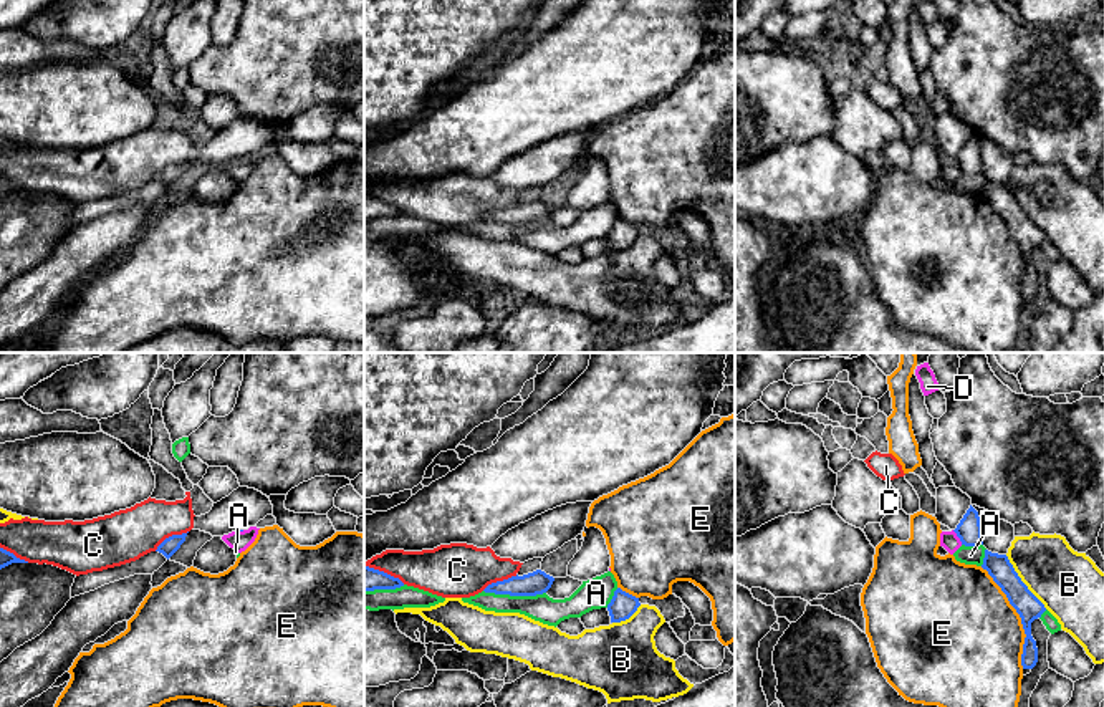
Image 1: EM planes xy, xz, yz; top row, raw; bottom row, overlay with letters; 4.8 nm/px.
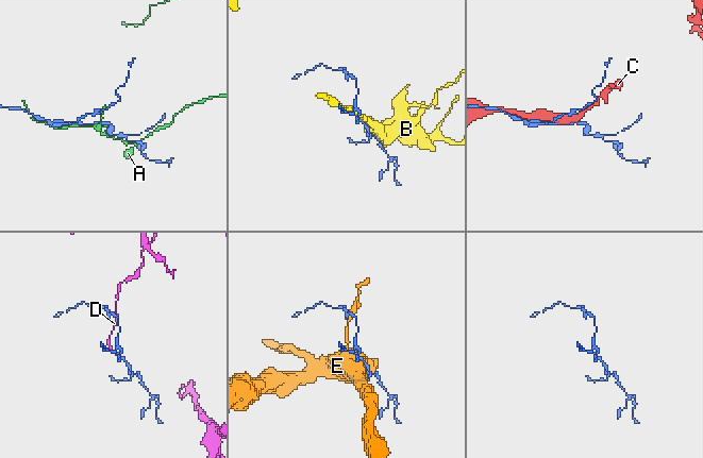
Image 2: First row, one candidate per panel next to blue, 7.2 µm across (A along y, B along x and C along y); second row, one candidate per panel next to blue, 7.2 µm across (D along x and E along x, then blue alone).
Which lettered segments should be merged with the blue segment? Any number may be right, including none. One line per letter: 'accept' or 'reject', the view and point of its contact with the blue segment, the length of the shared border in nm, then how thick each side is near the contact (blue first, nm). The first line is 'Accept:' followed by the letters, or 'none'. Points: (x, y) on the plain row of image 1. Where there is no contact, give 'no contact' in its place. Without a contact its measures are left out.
Accept: none
A: reject; meets blue in xz at (515, 224); contact 300 nm long; 110 nm thick on the blue side, 130 nm on the other
B: reject; meets blue in yz at (1022, 211); contact 340 nm long; 120 nm thick on the blue side, 320 nm on the other
C: reject; meets blue in xy at (172, 164); contact 190 nm long; 80 nm thick on the blue side, 260 nm on the other
D: reject; meets blue in yz at (957, 164); contact 90 nm long; 120 nm thick on the blue side, 90 nm on the other
E: reject; meets blue in yz at (1020, 245); contact 550 nm long; 120 nm thick on the blue side, 480 nm on the other

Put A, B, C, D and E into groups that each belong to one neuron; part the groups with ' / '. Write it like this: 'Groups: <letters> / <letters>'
Groups: A / B / C / D / E

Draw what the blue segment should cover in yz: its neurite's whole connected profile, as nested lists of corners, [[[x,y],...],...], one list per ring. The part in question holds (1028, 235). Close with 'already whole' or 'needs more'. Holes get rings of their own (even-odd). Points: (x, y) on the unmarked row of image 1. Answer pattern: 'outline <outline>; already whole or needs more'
outline [[[985,179],[983,199],[993,207],[993,210],[1006,224],[1010,233],[1021,247],[1025,258],[1025,273],[1021,283],[1023,298],[1033,298],[1038,291],[1036,270],[1031,265],[1031,252],[1046,240],[1044,233],[1028,219],[1021,210],[1006,184],[998,184]]]; already whole

